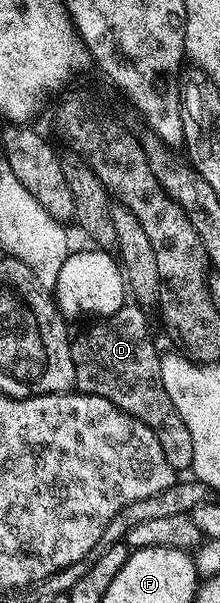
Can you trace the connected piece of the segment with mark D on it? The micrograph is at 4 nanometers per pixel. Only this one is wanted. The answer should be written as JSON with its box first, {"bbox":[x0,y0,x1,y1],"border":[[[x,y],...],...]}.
{"bbox":[71,304,194,472],"border":[[[126,304],[118,308],[118,312],[97,321],[100,323],[85,334],[71,339],[75,389],[82,394],[102,396],[122,412],[146,424],[146,428],[158,436],[158,444],[162,444],[162,453],[170,468],[188,472],[194,460],[194,440],[190,440],[190,428],[186,428],[186,420],[182,420],[180,410],[174,408],[174,400],[162,384],[162,354],[152,343],[148,318],[143,313],[147,314],[139,305]]]}

